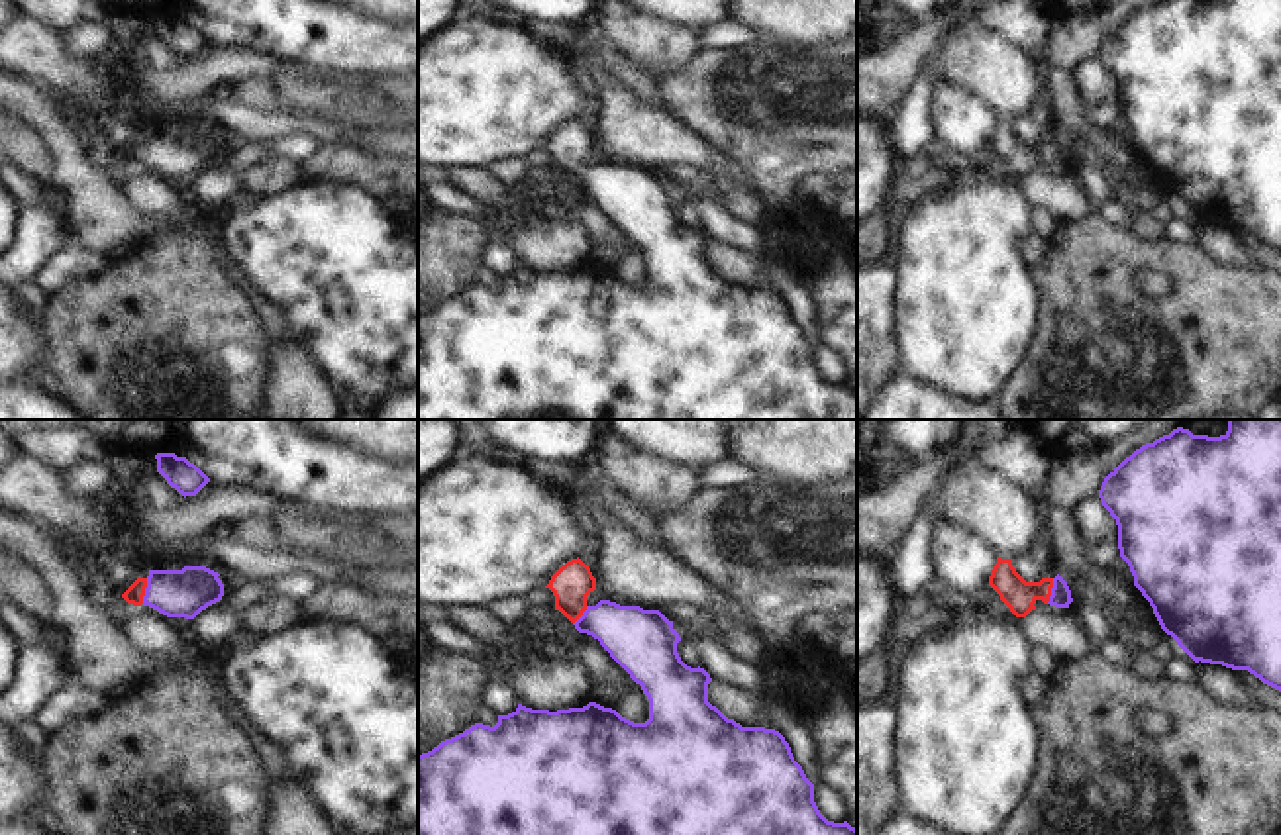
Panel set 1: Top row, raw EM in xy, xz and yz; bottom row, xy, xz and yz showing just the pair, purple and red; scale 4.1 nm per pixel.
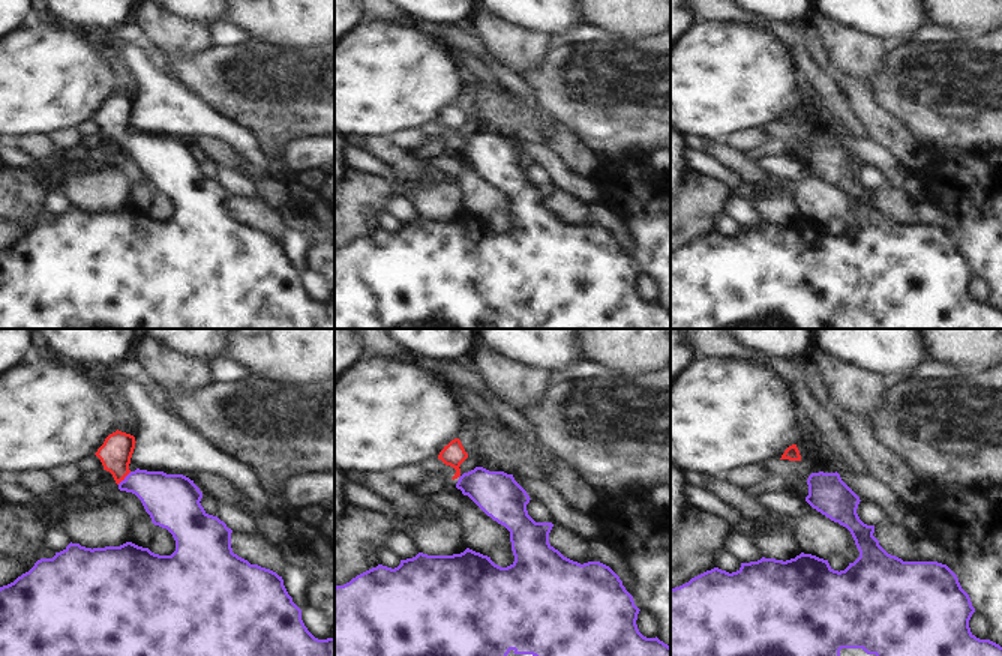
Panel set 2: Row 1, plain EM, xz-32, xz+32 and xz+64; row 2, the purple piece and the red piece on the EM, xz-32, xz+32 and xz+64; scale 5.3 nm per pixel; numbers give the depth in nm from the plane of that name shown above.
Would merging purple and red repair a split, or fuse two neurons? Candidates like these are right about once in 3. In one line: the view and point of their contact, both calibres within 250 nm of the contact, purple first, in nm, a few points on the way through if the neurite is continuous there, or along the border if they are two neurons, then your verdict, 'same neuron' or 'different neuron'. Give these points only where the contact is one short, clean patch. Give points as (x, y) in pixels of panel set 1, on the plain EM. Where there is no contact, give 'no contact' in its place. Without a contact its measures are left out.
contact xy (146, 151); calibres 190 and 80 nm; way xy (185, 153), (146, 151), (134, 155); same neuron

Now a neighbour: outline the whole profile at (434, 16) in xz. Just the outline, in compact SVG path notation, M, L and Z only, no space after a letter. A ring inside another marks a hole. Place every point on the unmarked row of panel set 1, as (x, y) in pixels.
M418 0L418 49L461 18L463 0Z

